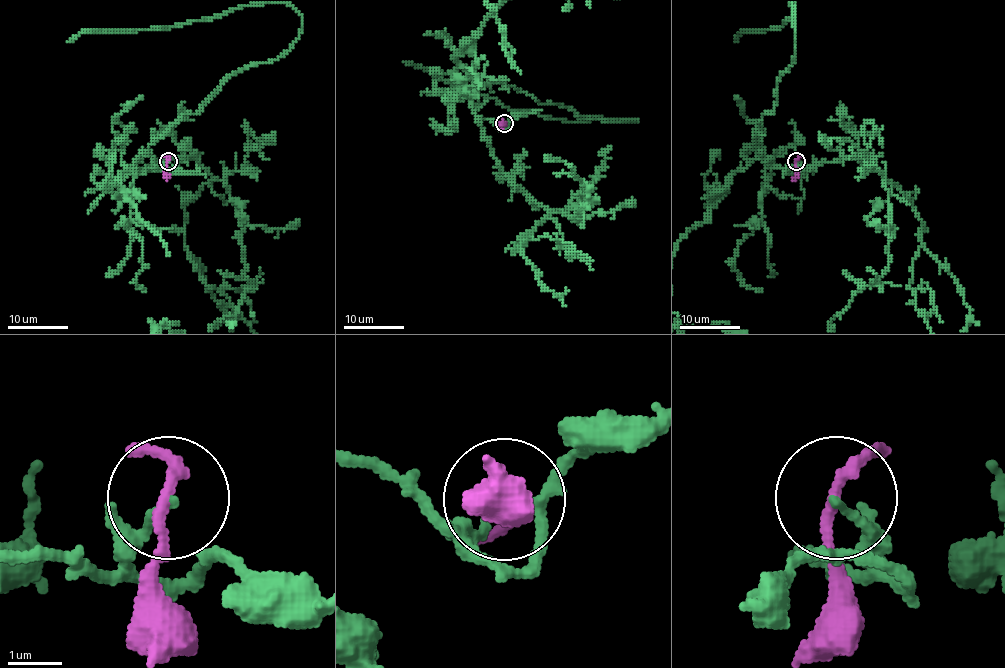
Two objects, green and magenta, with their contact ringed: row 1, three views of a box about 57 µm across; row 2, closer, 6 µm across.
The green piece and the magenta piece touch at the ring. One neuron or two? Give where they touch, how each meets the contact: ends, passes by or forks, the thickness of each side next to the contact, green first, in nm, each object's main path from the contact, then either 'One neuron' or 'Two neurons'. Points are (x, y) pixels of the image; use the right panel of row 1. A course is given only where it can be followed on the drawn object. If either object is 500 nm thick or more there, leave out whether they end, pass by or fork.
Place: (796, 161). At the ring green ends. At the ring magenta passes by. Thickness 130 nm (green) against 200 nm. Course of green: (796, 161), (799, 167), (773, 166), (754, 137), (793, 63), (793, 3), (782, 26), (743, 30), (734, 42). Course of magenta: (796, 161), (796, 175), (791, 179). Two neurons

